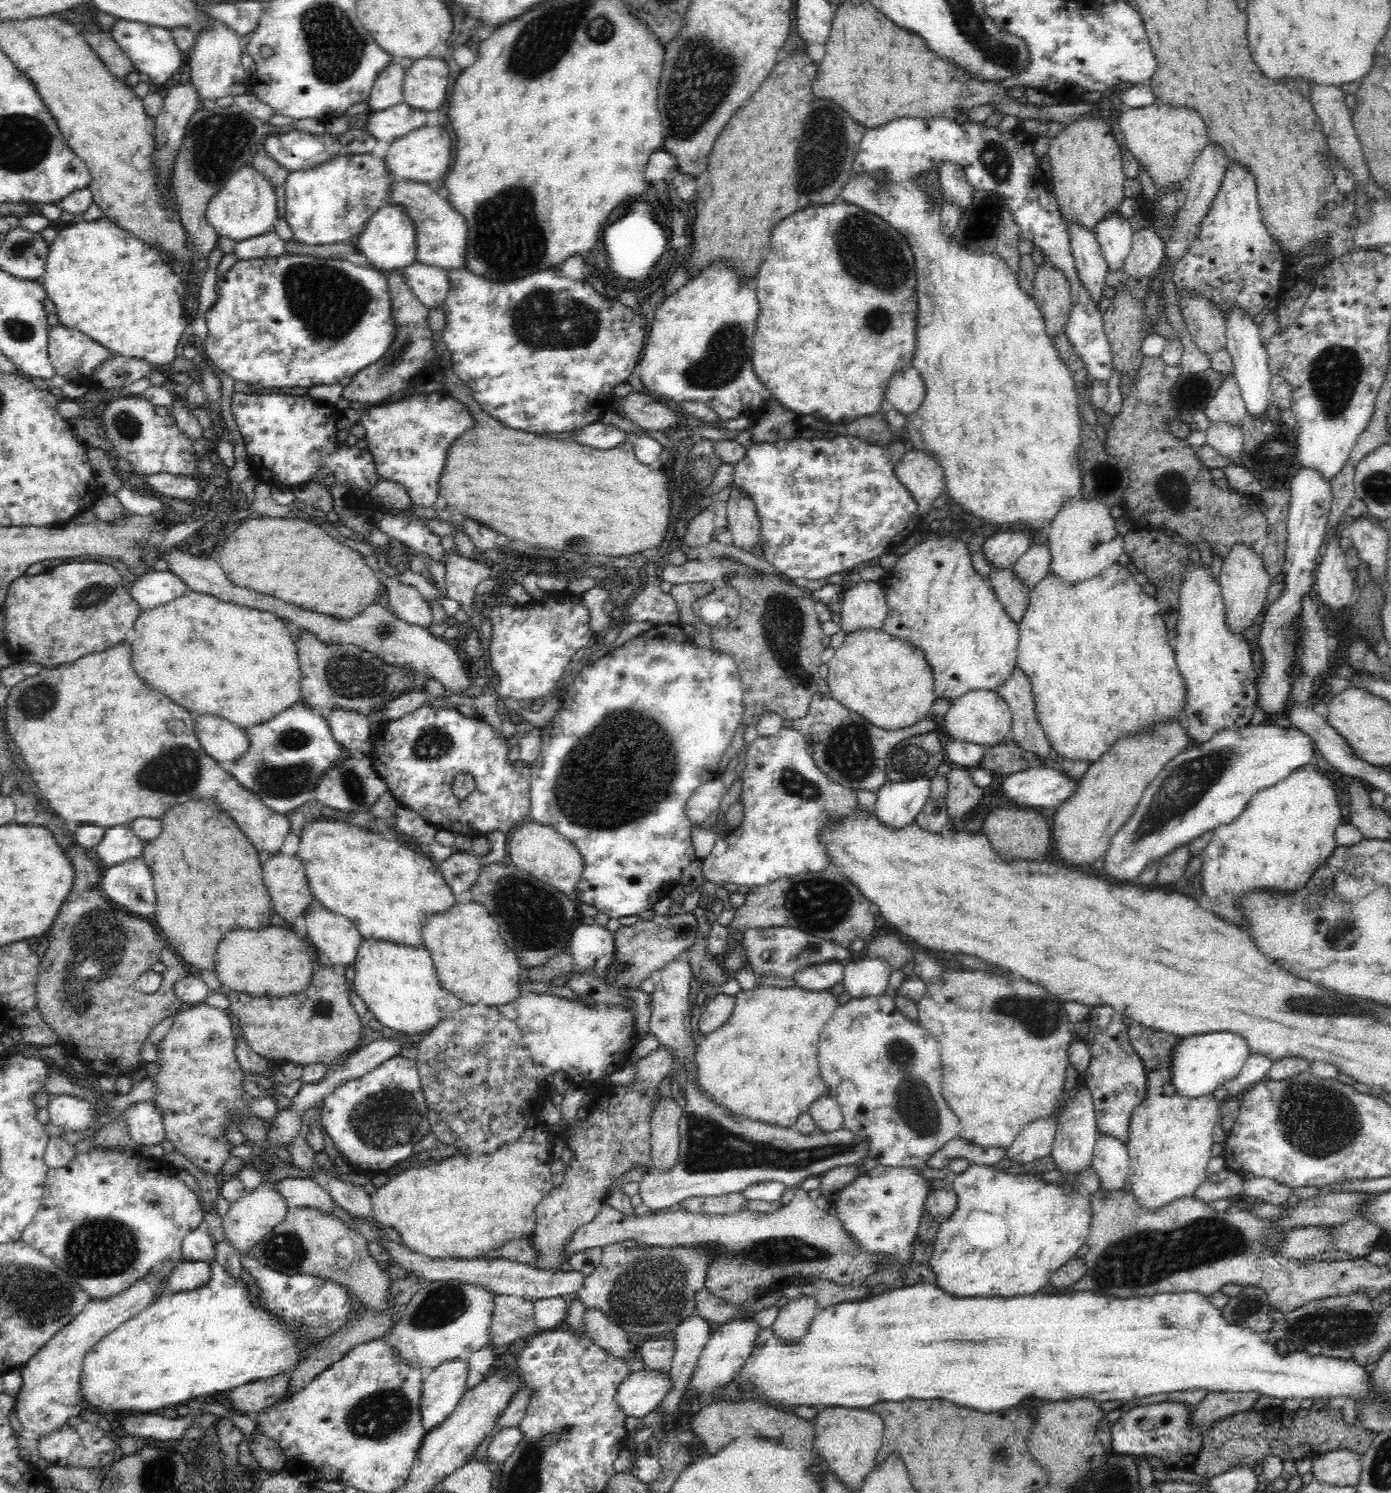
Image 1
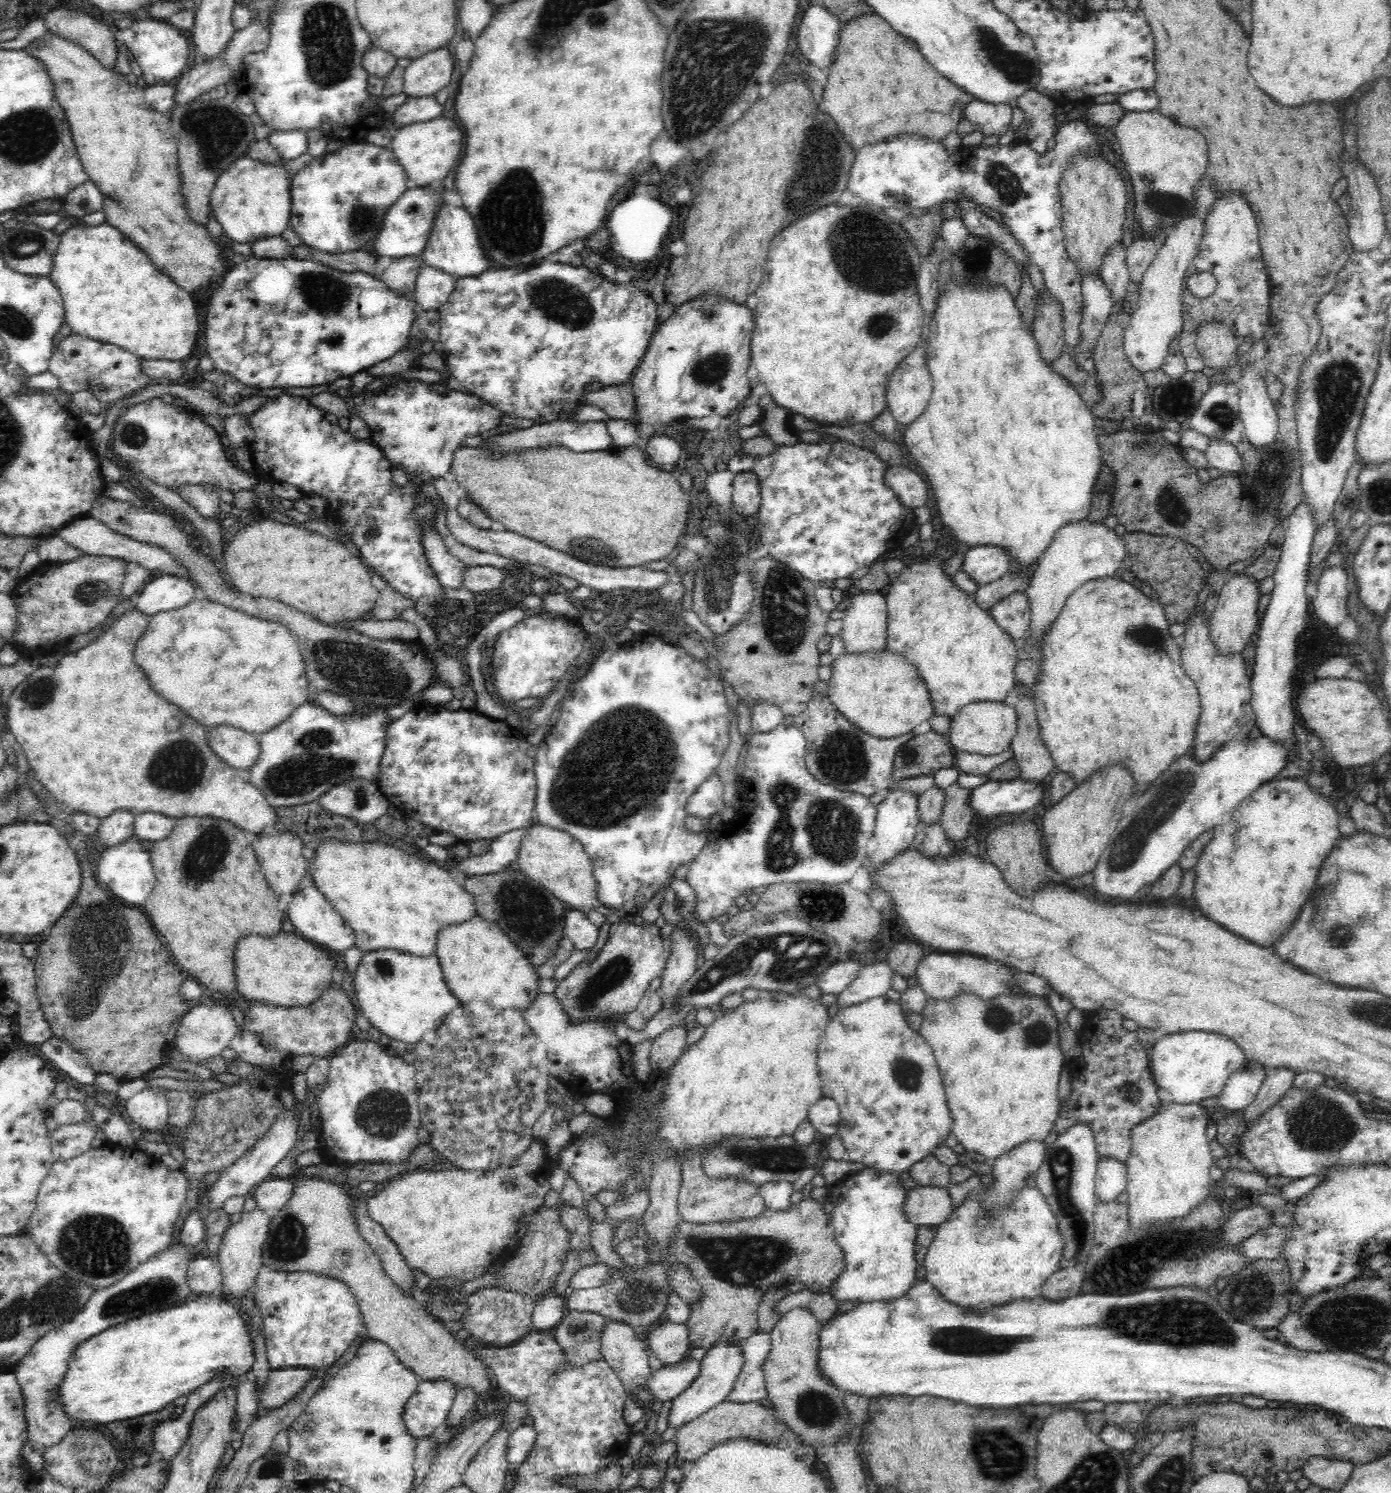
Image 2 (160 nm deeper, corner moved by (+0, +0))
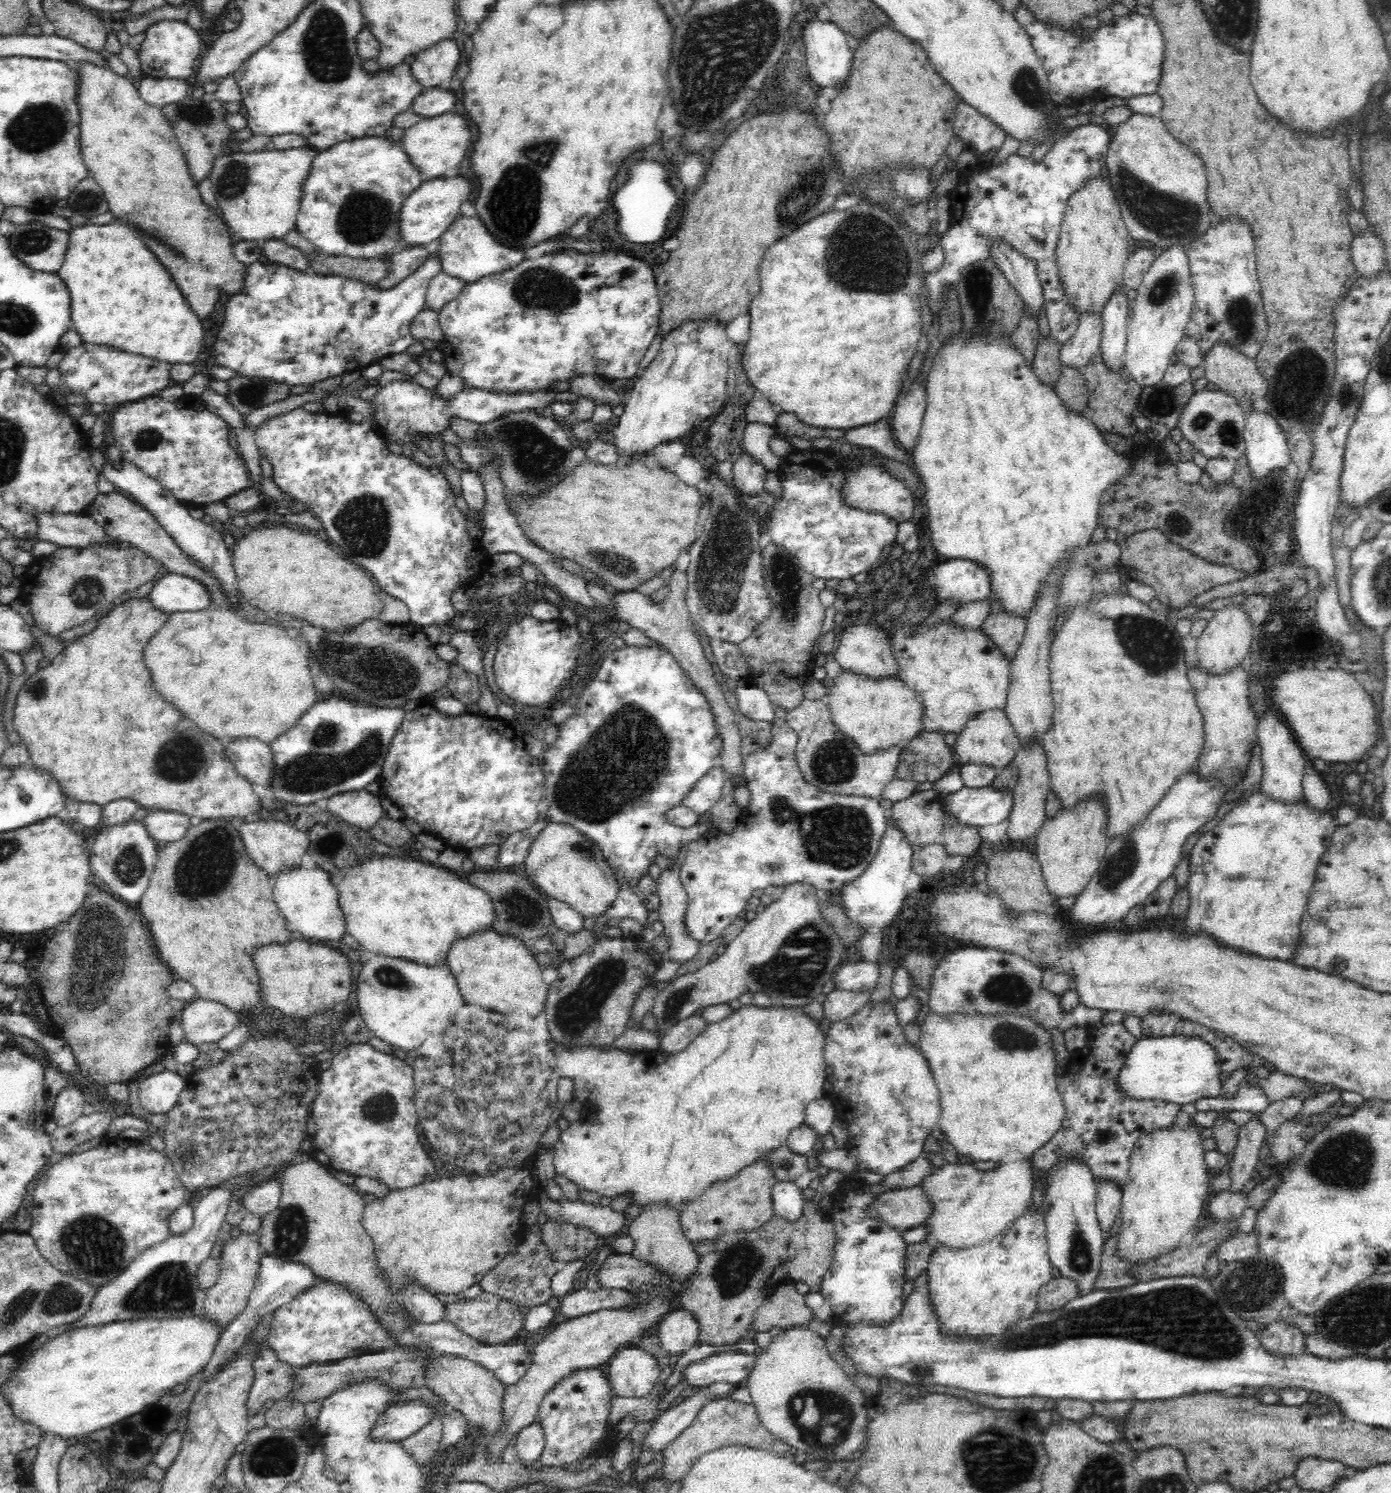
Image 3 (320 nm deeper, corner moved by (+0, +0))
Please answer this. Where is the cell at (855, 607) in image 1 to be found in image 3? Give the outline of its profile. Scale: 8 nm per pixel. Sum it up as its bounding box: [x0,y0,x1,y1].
[832,618,899,679]

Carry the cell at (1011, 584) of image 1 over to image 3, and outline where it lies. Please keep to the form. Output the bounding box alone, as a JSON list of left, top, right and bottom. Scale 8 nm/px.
[980,612,1027,663]

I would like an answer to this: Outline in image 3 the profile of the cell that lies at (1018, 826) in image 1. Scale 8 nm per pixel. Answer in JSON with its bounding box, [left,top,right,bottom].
[987,850,1055,914]

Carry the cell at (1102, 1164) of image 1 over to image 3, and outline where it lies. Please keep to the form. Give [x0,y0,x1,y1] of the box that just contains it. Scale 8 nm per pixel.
[1095,1181,1122,1234]

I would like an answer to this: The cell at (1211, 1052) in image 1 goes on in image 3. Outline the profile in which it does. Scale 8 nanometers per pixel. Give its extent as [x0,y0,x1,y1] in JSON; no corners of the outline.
[1118,1035,1222,1106]

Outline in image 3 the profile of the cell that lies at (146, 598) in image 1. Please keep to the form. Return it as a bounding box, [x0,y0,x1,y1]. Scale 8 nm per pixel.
[148,573,213,614]

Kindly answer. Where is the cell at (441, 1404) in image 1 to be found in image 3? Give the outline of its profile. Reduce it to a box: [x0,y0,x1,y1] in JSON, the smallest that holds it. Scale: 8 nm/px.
[370,1401,436,1442]

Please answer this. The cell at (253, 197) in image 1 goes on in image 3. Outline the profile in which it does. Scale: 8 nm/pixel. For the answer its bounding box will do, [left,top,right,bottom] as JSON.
[209,146,317,241]

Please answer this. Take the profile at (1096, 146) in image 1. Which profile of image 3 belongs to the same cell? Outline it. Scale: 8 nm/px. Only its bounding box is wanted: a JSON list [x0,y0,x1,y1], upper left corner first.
[1055,178,1131,316]

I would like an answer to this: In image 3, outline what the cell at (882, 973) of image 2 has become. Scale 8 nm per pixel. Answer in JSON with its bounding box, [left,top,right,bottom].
[822,989,870,1024]

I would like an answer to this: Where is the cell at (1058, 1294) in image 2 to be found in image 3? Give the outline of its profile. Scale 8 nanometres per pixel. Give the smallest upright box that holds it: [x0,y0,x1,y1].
[1037,1277,1079,1311]

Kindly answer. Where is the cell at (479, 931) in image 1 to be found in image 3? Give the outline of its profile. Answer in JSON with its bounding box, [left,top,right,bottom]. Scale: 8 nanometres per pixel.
[447,929,549,1017]

